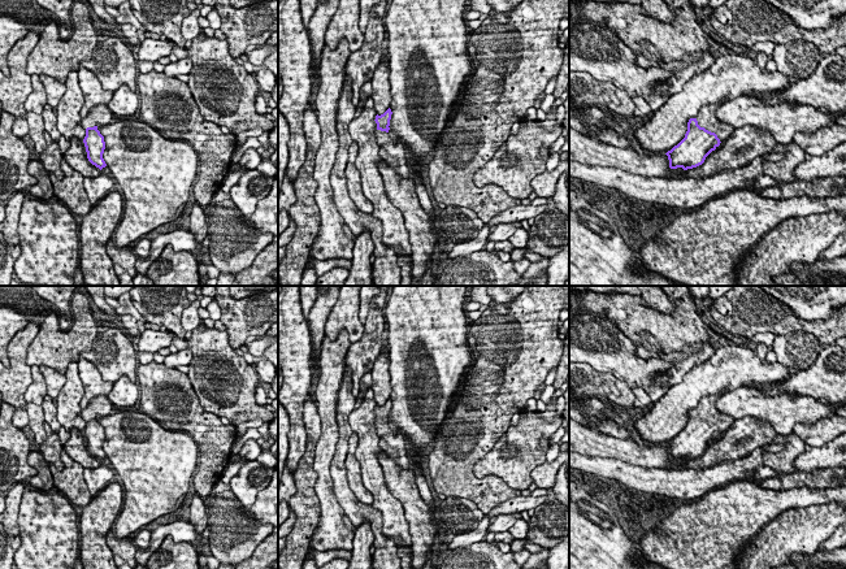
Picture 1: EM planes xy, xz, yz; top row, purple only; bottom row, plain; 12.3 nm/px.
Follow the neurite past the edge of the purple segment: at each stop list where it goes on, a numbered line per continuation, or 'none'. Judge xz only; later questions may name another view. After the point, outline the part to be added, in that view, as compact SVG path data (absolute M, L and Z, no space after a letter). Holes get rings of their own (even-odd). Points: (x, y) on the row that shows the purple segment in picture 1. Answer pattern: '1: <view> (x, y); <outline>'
1: xz (393, 152); M376 129L377 143L379 145L378 155L391 169L402 178L411 178L411 168L407 164L405 148L400 140L394 140L389 133Z

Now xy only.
1: xy (102, 114); M97 105L90 110L86 118L82 120L82 127L94 127L99 125L109 125L113 117L108 105Z

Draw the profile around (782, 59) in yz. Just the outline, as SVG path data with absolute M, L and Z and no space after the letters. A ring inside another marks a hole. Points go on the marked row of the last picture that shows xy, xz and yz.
M803 39L776 44L772 58L777 71L797 81L810 78L821 61L820 49Z

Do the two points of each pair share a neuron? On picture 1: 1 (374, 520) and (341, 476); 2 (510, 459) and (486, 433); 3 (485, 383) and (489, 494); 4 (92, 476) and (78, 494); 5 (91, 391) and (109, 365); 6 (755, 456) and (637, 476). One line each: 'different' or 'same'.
1: same
2: different
3: same
4: different
5: different
6: same

